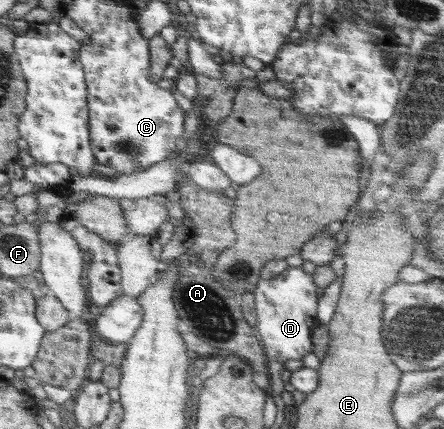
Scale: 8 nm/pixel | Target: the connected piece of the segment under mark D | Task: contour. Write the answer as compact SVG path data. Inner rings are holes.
M288 266L277 277L259 281L252 293L257 317L255 332L268 361L284 364L312 353L313 333L317 328L317 289L311 275L301 267Z

